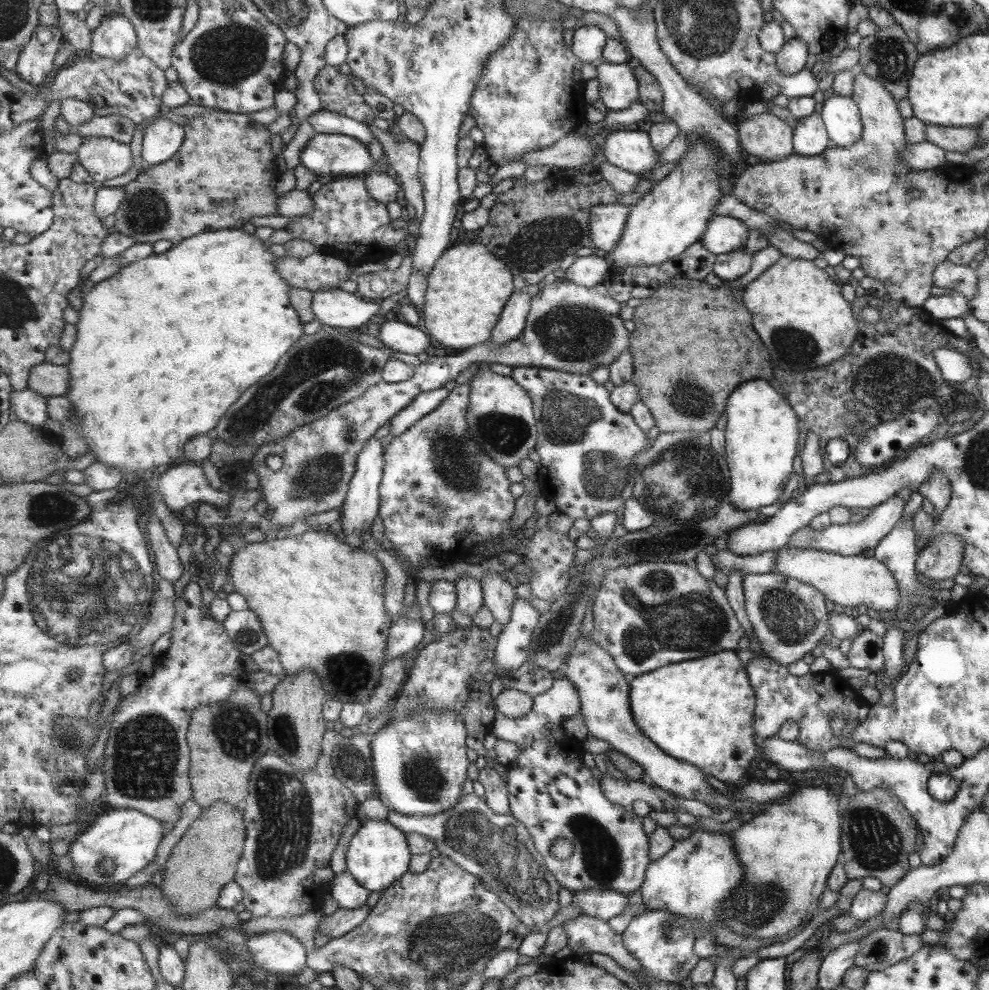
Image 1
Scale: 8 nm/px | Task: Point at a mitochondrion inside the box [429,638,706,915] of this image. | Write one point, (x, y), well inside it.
(494, 847)

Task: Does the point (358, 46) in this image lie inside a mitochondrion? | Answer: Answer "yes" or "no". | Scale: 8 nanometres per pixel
no

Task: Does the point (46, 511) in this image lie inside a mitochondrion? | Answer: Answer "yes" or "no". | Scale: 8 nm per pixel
yes

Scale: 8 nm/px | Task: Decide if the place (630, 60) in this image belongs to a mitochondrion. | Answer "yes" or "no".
no

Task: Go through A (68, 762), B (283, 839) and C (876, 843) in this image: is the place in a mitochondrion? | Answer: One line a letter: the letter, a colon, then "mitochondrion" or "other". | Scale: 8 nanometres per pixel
A: mitochondrion
B: mitochondrion
C: mitochondrion

